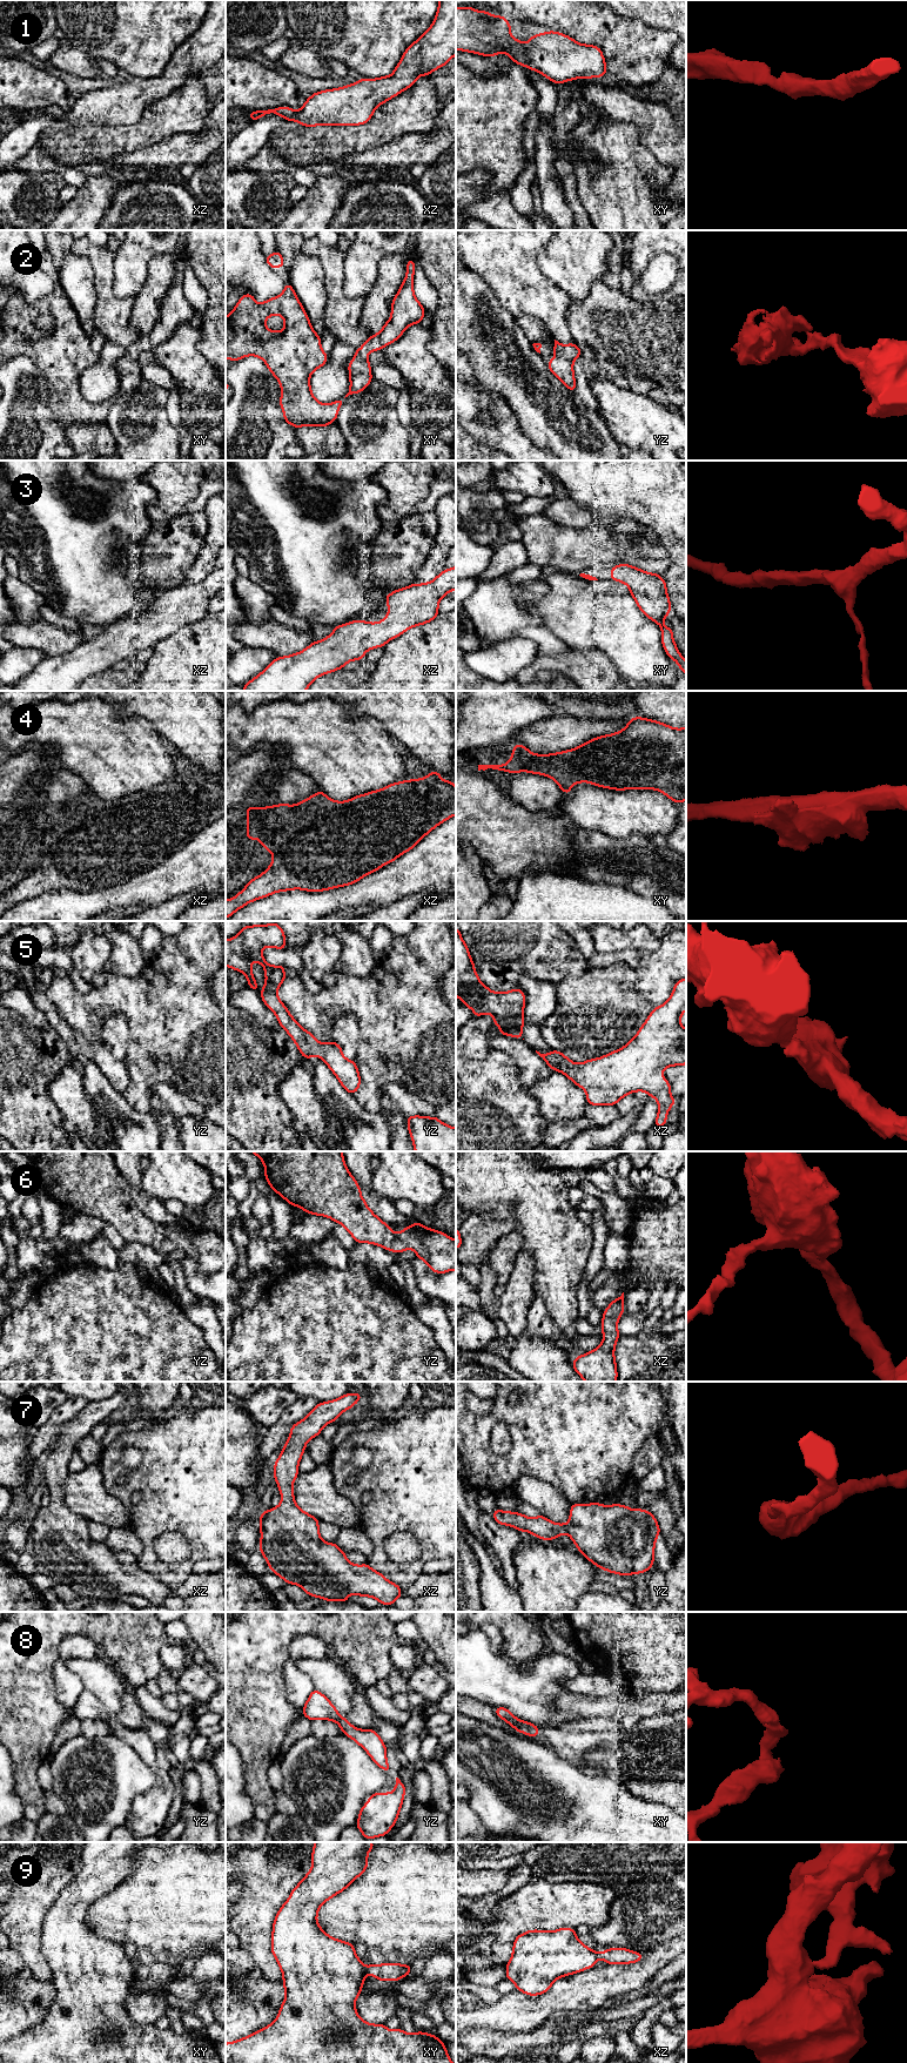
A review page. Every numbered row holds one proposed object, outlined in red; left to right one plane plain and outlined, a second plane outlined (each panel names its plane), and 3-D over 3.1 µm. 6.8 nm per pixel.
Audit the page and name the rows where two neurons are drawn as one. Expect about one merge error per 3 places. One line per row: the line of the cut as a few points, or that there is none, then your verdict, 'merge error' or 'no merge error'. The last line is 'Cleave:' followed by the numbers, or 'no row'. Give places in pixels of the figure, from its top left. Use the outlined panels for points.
1: no cut | no merge error
2: no cut | no merge error
3: no cut | no merge error
4: no cut | no merge error
5: no cut | no merge error
6: no cut | no merge error
7: no cut | no merge error
8: no cut | no merge error
9: xy (364, 1967), (367, 1973) | merge error
Cleave: 9

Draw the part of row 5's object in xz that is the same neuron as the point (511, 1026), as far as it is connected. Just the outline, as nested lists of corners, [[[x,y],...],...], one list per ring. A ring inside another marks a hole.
[[[456,927],[456,996],[473,1010],[473,1016],[492,1015],[493,1024],[499,1026],[502,1035],[523,1039],[522,1027],[525,1024],[523,1012],[526,996],[519,989],[505,993],[490,990],[481,982],[469,947]],[[523,1039],[524,1040],[524,1039]]]

